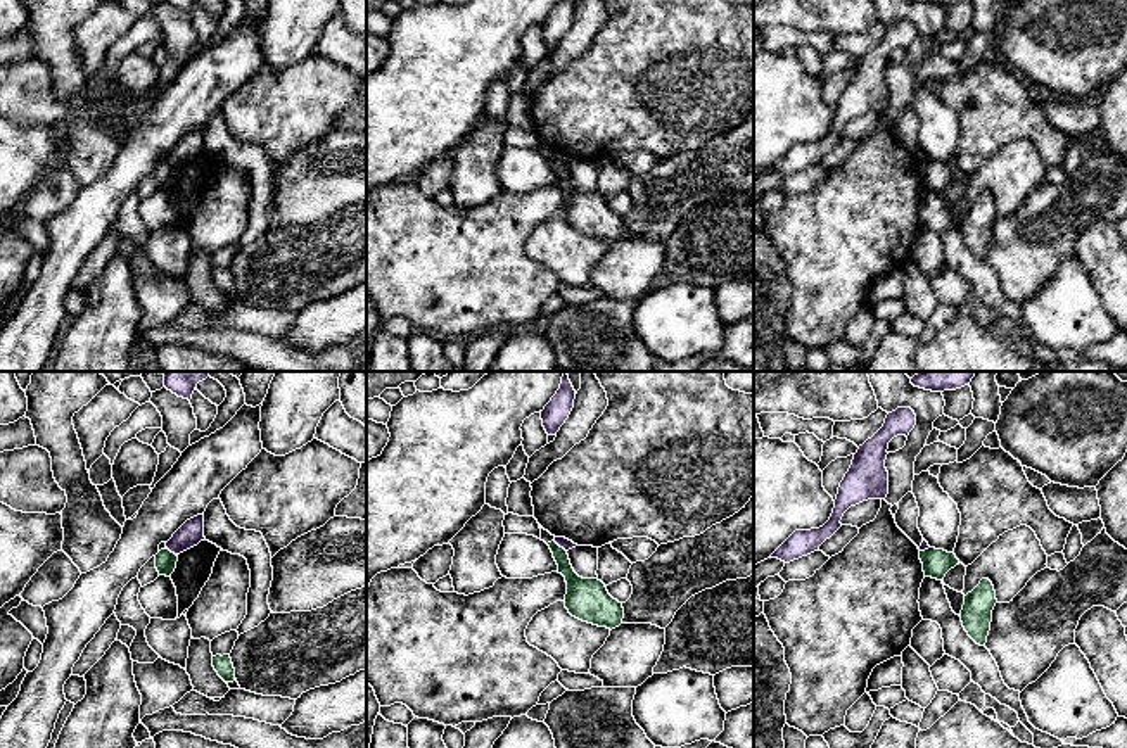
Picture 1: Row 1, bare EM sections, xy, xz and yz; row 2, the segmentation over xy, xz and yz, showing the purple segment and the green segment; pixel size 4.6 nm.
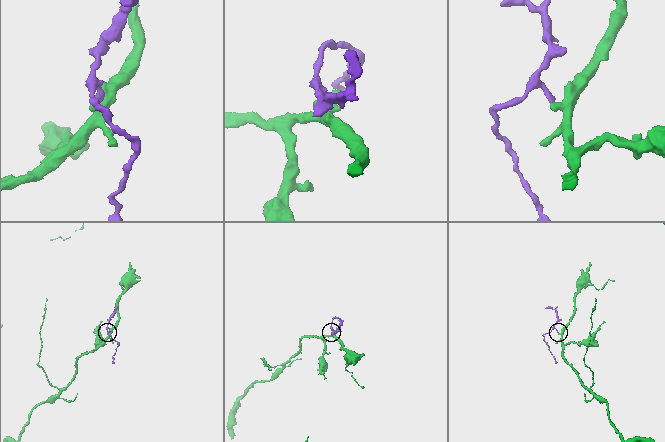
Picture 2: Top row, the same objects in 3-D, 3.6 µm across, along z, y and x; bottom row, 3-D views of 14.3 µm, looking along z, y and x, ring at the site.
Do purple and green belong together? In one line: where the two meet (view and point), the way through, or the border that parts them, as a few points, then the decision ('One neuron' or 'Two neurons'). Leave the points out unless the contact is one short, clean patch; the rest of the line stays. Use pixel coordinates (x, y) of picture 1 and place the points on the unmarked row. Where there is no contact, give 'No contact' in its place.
Touches purple at xz (560, 159). Boundary: xz (553, 152), (566, 164). Two neurons

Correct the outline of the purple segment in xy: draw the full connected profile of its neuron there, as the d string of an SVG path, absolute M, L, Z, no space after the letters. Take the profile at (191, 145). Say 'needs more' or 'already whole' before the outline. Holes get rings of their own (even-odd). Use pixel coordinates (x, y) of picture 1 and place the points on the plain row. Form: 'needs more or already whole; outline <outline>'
already whole; outline M197 128L190 133L187 133L166 155L166 161L180 168L194 159L197 159L201 154L204 154L204 128Z

